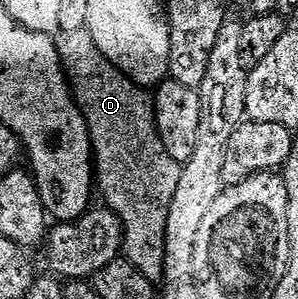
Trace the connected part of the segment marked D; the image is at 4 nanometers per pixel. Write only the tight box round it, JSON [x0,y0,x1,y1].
[57,30,180,279]

